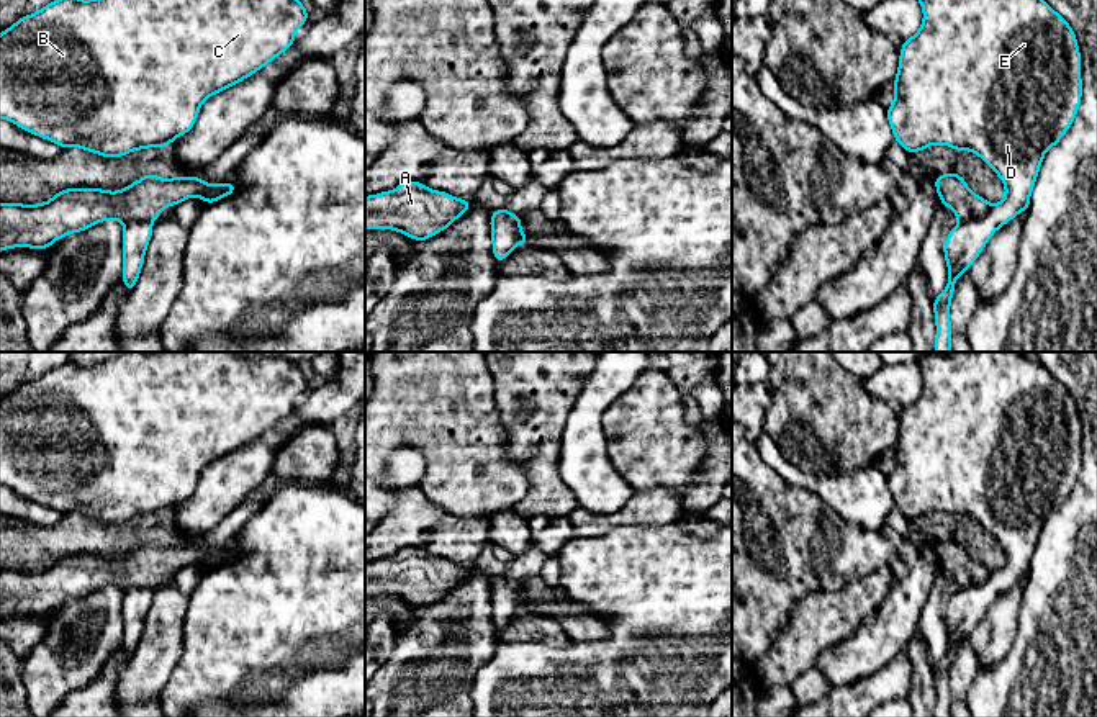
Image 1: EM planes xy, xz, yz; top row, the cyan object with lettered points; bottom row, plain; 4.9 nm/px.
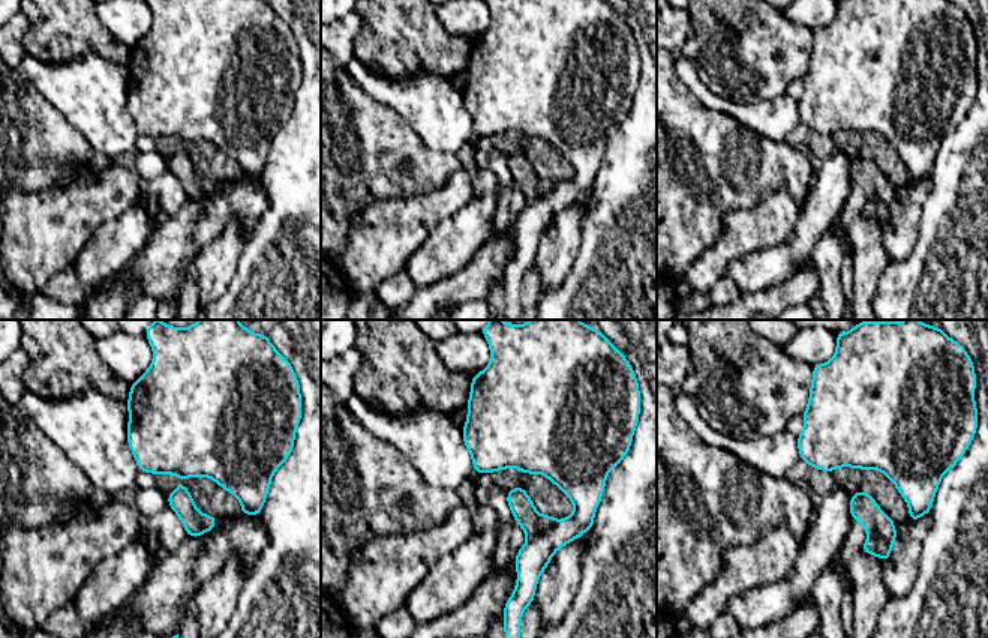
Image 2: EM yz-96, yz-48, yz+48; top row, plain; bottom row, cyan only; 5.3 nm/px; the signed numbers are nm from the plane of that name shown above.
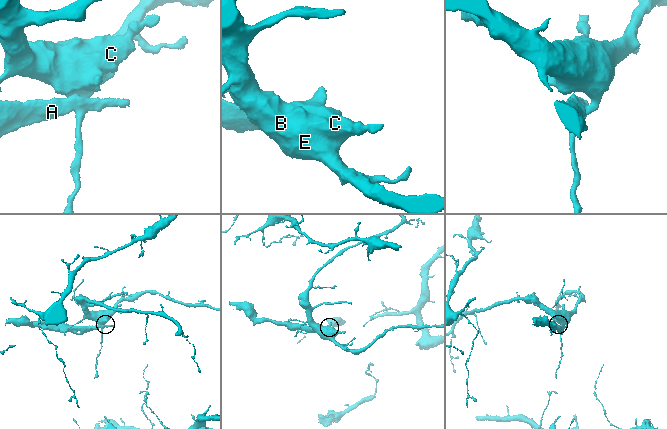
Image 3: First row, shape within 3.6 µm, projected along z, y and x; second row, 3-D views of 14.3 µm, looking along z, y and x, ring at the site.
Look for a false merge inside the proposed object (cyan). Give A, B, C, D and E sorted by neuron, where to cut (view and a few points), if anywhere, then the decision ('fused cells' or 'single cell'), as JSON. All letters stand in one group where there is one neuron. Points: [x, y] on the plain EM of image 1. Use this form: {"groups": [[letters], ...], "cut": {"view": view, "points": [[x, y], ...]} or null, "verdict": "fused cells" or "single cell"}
{"groups": [["A"], ["B", "C", "D", "E"]], "cut": {"view": "yz", "points": [[991, 572], [983, 583], [961, 590]]}, "verdict": "fused cells"}

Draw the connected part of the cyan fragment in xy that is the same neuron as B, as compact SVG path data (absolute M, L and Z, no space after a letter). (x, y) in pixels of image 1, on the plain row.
M126 352L93 367L79 367L70 358L0 401L0 485L59 514L77 512L105 524L167 514L193 494L206 465L287 417L308 383L295 362L252 360L234 352Z

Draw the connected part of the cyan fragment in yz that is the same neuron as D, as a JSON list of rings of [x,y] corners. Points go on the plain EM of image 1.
[[[956,352],[955,355],[925,354],[915,360],[923,375],[920,396],[902,408],[899,437],[894,447],[896,465],[887,475],[894,506],[905,519],[919,519],[933,511],[976,519],[1005,550],[1005,565],[991,571],[981,586],[955,593],[943,612],[948,630],[948,652],[933,666],[937,704],[935,717],[951,717],[950,668],[958,643],[971,635],[991,602],[1020,578],[1027,578],[1043,522],[1072,491],[1082,462],[1081,421],[1069,390],[1038,360],[1018,352]]]

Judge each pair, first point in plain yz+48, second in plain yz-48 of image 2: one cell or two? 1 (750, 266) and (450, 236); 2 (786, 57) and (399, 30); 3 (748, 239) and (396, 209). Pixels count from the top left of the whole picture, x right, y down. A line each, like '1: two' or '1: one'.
1: one
2: one
3: one

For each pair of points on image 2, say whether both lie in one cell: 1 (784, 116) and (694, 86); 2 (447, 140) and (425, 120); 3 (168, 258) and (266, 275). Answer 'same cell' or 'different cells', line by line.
1: same cell
2: same cell
3: different cells

